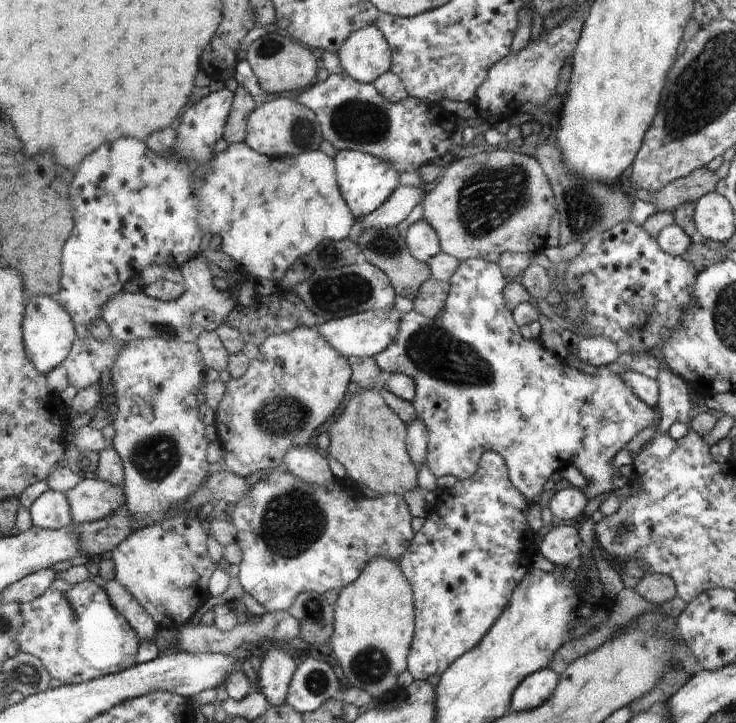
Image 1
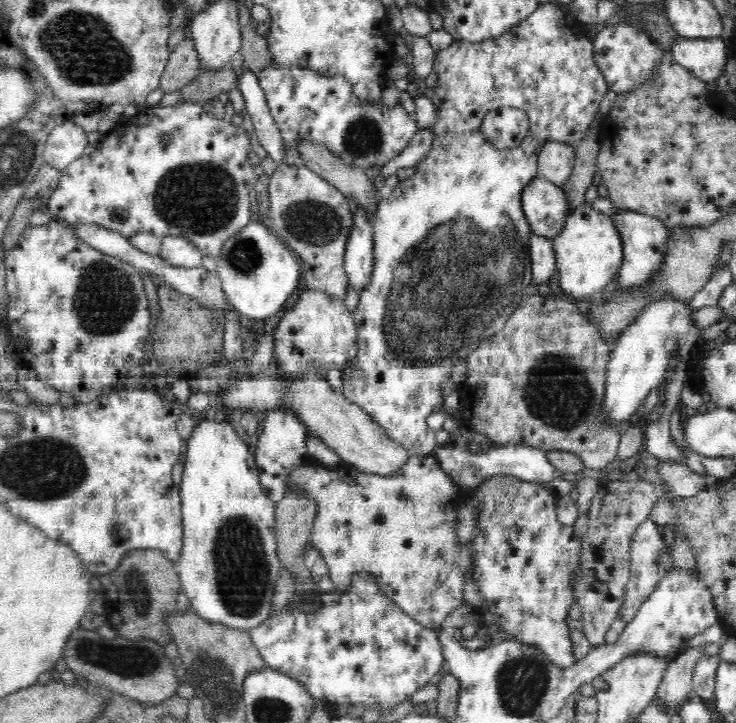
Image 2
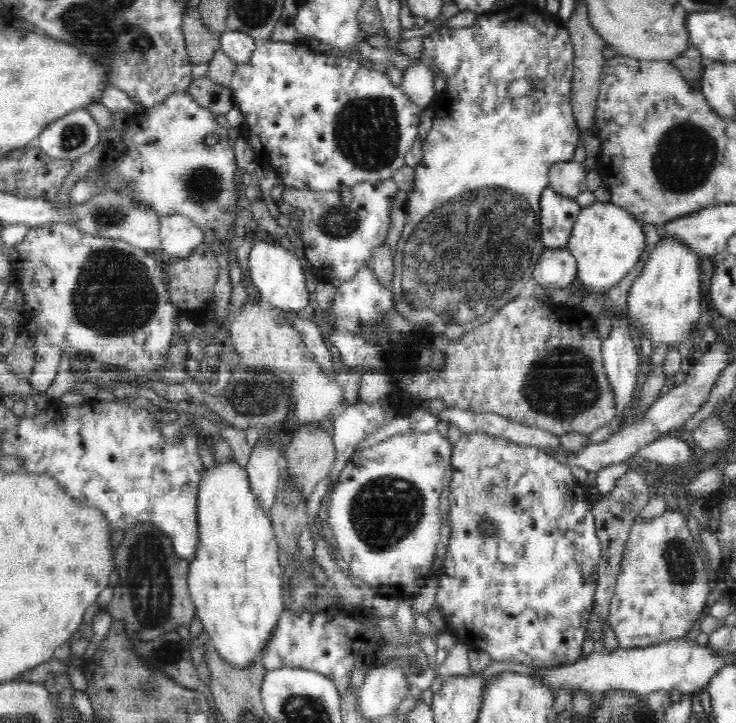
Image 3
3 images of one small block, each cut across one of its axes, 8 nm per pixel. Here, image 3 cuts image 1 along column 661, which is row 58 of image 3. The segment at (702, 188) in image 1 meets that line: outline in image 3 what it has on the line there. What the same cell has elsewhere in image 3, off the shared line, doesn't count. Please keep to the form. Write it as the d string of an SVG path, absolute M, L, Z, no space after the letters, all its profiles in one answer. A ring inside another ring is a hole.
M188 7L183 20L183 33L192 66L209 62L221 48L220 38L202 23L202 15L195 7Z

